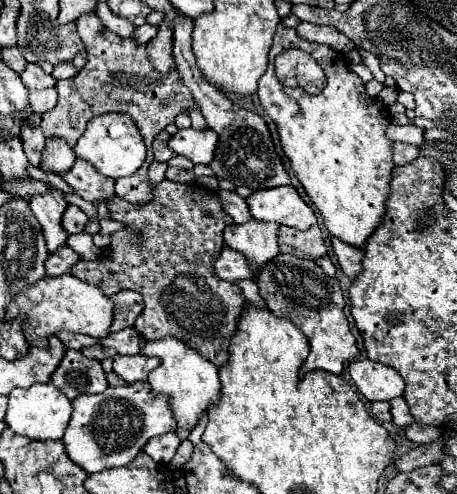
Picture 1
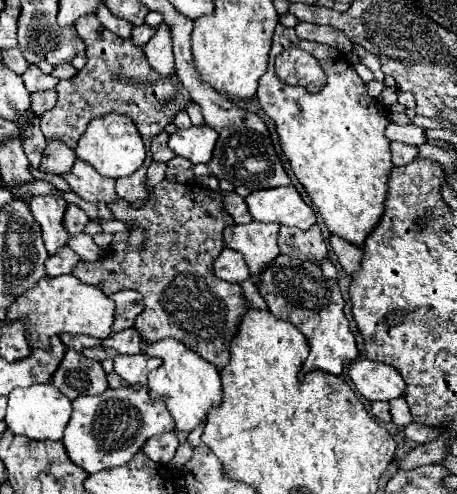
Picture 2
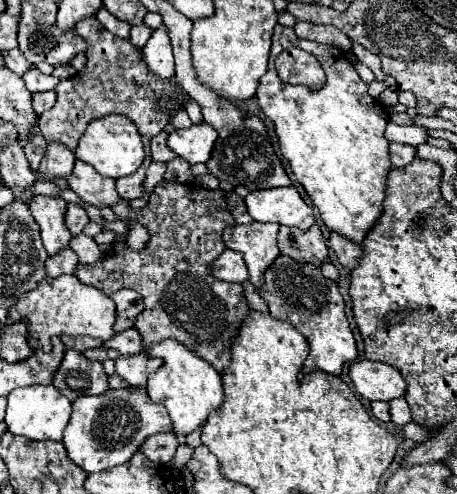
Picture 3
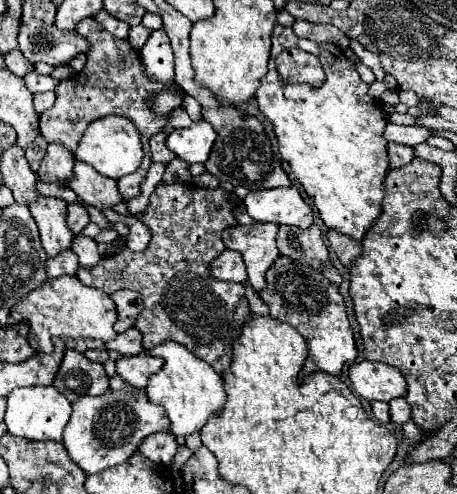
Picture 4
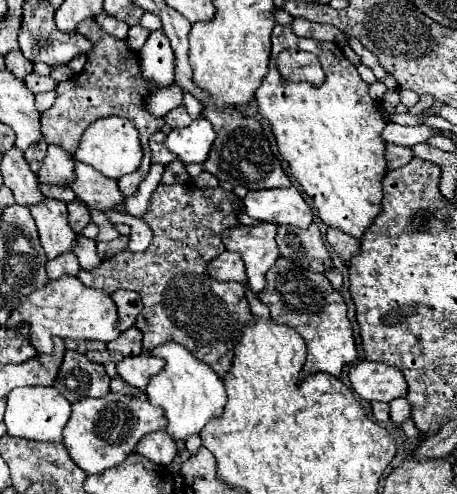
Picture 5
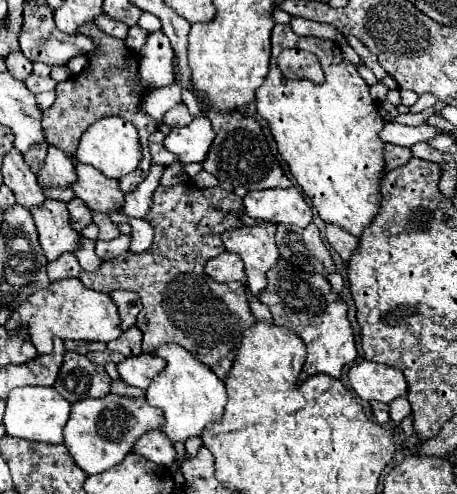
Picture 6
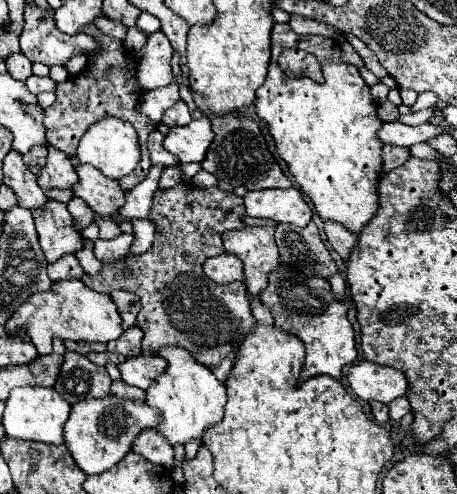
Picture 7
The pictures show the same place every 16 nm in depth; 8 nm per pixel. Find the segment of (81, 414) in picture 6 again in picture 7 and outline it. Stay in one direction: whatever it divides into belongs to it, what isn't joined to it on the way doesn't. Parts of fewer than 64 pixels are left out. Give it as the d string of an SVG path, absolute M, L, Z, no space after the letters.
M110 394L102 400L76 402L70 410L70 418L64 424L64 440L78 468L90 476L106 472L116 462L120 462L126 452L130 452L132 440L138 436L138 432L144 428L154 428L156 422L158 412L152 410L146 402L122 400Z

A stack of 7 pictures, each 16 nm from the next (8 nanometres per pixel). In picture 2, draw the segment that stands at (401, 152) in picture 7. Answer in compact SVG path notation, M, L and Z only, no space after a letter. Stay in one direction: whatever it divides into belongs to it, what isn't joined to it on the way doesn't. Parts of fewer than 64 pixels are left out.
M392 142L392 164L394 166L404 166L404 164L412 162L416 156L418 156L416 146L406 146L406 144Z

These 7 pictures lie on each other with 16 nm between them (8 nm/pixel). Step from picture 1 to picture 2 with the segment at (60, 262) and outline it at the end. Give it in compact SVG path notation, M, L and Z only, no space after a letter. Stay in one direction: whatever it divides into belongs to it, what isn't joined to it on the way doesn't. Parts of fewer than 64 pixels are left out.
M62 248L56 256L50 256L46 260L46 274L48 276L60 276L60 274L72 274L74 266L78 264L78 254L72 248Z

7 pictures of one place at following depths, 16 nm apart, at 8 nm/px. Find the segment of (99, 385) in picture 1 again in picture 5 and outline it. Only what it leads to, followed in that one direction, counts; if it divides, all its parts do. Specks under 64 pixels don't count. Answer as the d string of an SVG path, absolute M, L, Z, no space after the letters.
M68 350L54 386L68 402L76 402L86 396L100 398L110 392L110 376L104 366L90 362L84 354Z

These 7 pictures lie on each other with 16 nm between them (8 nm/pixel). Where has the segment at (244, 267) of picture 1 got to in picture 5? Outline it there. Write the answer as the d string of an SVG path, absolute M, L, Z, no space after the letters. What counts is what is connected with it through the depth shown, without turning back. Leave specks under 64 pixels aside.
M222 252L220 256L216 256L216 260L208 262L208 274L214 280L220 282L246 282L246 272L244 272L244 264L240 260L240 254L236 252Z

